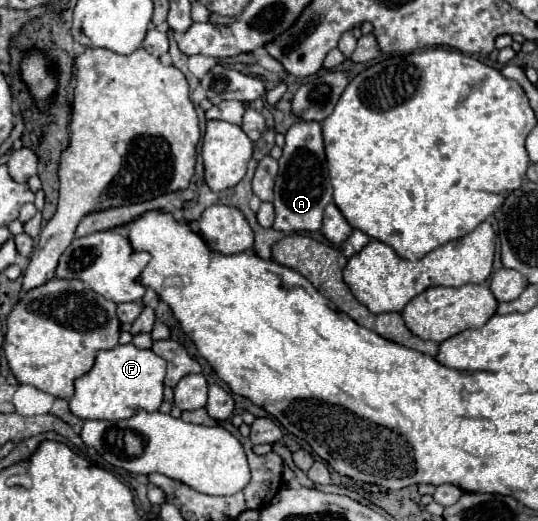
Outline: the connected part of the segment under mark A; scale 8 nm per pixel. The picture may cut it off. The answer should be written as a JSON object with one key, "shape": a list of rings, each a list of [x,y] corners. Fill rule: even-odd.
{"shape":[[[296,121],[286,131],[286,145],[282,157],[278,159],[280,171],[274,187],[274,207],[276,221],[274,229],[284,233],[296,231],[318,231],[322,227],[322,213],[328,203],[332,203],[332,185],[326,167],[322,127],[318,121]]]}

